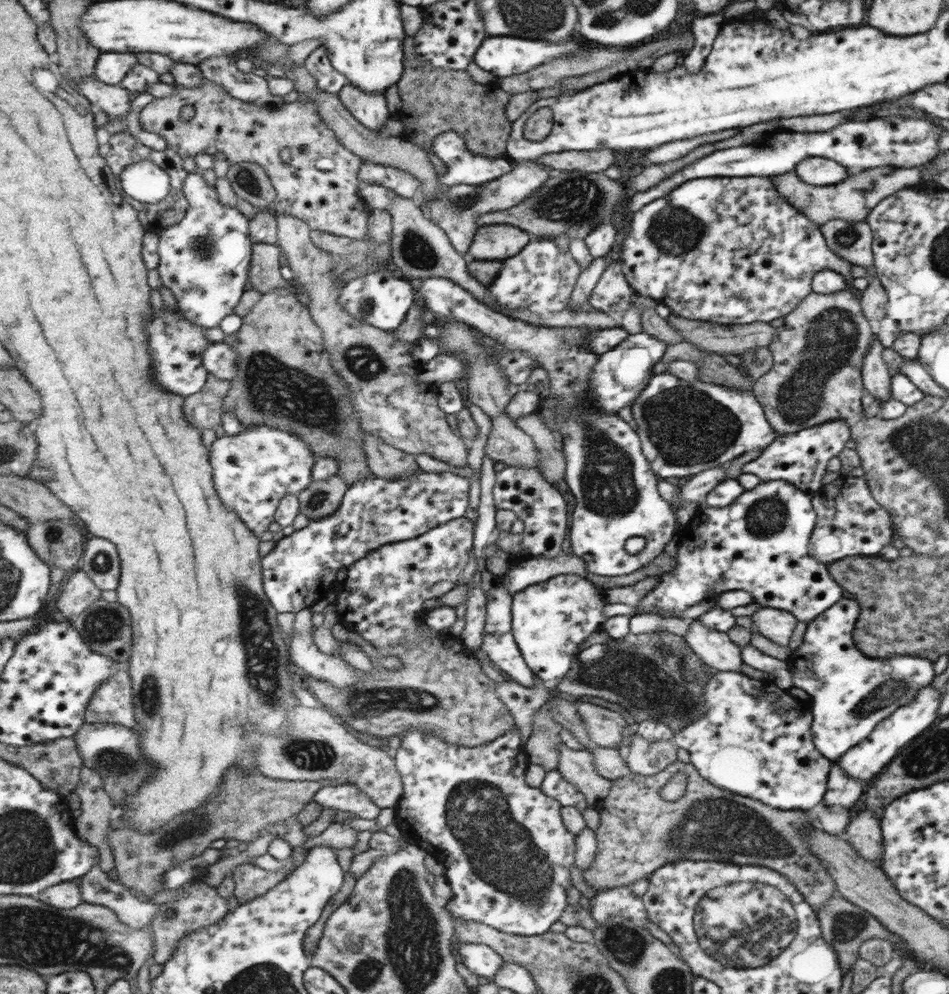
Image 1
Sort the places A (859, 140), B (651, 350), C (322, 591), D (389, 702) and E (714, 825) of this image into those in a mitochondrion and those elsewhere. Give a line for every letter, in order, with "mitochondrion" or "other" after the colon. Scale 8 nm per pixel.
A: other
B: other
C: other
D: mitochondrion
E: mitochondrion

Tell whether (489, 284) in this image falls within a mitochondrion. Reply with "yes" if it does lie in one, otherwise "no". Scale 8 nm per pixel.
no

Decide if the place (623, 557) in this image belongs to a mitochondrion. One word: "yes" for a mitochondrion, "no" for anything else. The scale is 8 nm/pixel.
no

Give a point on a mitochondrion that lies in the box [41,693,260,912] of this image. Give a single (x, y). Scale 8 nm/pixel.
(110, 759)

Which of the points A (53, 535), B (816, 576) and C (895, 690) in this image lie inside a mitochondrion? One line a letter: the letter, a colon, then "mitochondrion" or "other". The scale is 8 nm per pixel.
A: mitochondrion
B: other
C: mitochondrion

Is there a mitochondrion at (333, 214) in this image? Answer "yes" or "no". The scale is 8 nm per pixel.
no

